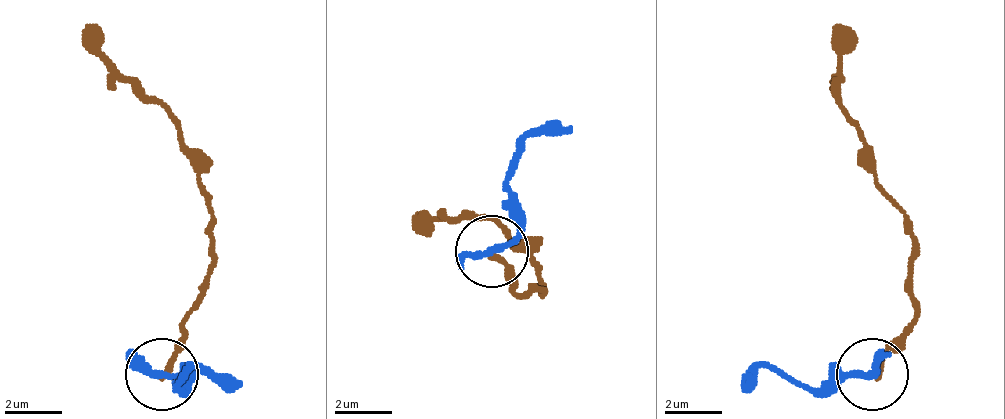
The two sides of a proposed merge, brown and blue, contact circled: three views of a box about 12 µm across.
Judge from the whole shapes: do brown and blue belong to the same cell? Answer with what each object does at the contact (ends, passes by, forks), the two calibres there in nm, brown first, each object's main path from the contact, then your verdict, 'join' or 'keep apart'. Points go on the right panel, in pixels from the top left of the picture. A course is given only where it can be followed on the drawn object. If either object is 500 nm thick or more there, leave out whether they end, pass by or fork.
brown ends; blue passes by; calibres 220 and 220 nm; course brown (877, 376), (914, 318), (914, 224), (892, 195), (841, 108), (834, 22); course blue (870, 376), (849, 376), (805, 390), (762, 368), (755, 390); keep apart

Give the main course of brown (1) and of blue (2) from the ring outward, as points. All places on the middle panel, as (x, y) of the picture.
1: (490, 256), (519, 293), (540, 293), (540, 271), (490, 220), (417, 213)
2: (490, 249), (519, 228), (511, 184), (526, 141), (569, 134)

